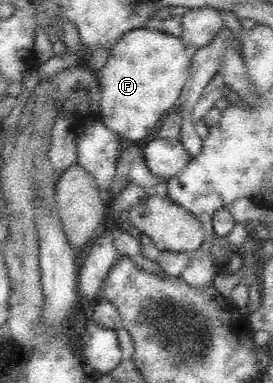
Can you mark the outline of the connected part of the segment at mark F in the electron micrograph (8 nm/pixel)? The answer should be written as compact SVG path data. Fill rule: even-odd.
M138 28L121 35L111 48L110 56L98 74L100 86L99 118L121 140L138 143L149 134L155 134L165 114L177 103L186 84L191 58L186 54L187 46L180 37L170 36L150 28Z

